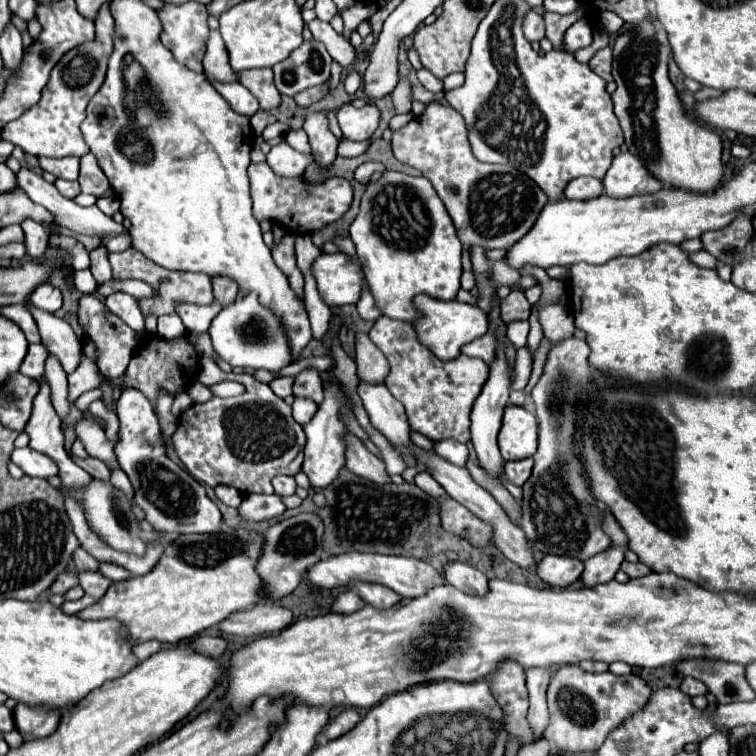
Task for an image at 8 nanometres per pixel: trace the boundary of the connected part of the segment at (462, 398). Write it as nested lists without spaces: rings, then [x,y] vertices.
[[[384,315],[374,321],[370,339],[388,359],[390,373],[386,375],[384,383],[390,393],[404,405],[412,429],[432,441],[456,439],[460,443],[468,443],[472,403],[488,379],[488,365],[476,357],[466,355],[440,361],[416,339],[416,331],[406,321],[396,321]]]

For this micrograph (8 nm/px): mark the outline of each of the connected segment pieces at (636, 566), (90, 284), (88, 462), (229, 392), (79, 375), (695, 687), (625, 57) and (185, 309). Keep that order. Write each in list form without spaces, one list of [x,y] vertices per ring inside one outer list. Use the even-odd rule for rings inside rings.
[[[624,561],[622,563],[622,571],[624,573],[628,573],[632,579],[636,579],[636,577],[644,577],[644,575],[648,575],[650,573],[650,569],[644,565],[644,563],[628,563],[628,561]]]
[[[84,269],[84,271],[76,271],[74,273],[74,287],[80,291],[80,293],[94,293],[96,291],[96,279],[92,277],[90,269]]]
[[[70,453],[70,457],[76,461],[76,465],[80,465],[84,471],[88,471],[92,477],[100,477],[100,479],[110,479],[110,469],[108,469],[108,465],[106,463],[102,463],[100,459],[94,459],[94,457],[84,457],[84,459],[80,459],[80,457],[74,457],[72,453]]]
[[[223,381],[210,387],[212,394],[221,398],[240,395],[244,391],[244,386],[234,381]]]
[[[82,353],[82,361],[78,365],[78,369],[74,373],[70,373],[67,376],[68,385],[70,385],[70,395],[68,399],[74,403],[84,391],[90,391],[90,389],[96,389],[98,385],[102,385],[102,373],[96,369],[96,363],[92,359],[88,359],[84,353]]]
[[[684,677],[682,683],[680,683],[680,691],[690,695],[690,697],[696,697],[696,695],[706,695],[706,685],[698,679],[692,679],[692,677]]]
[[[650,17],[638,21],[630,31],[624,31],[618,35],[614,43],[614,65],[612,65],[612,77],[616,81],[616,91],[612,93],[612,103],[614,103],[614,113],[620,121],[620,127],[626,137],[628,151],[642,159],[644,167],[664,181],[666,185],[680,187],[686,191],[696,191],[696,193],[710,193],[718,187],[718,181],[724,177],[722,169],[722,139],[716,131],[712,131],[708,125],[698,123],[694,119],[688,119],[682,107],[682,101],[678,97],[676,87],[668,79],[668,59],[670,59],[670,47],[660,45],[656,41],[656,25],[652,23]]]
[[[214,301],[212,305],[176,305],[176,315],[182,319],[184,327],[196,333],[206,333],[210,327],[210,321],[214,319],[214,315],[222,309],[222,305],[218,305],[218,301]]]

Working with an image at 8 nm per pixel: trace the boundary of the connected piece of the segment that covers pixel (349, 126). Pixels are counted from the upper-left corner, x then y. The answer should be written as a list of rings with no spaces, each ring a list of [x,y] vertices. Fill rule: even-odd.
[[[346,103],[338,109],[336,115],[344,137],[350,141],[370,139],[380,123],[380,109],[374,103],[368,103],[364,107],[354,107],[352,103]]]

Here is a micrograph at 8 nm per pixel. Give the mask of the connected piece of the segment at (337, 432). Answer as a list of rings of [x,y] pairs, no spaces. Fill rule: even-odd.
[[[334,379],[334,385],[330,385],[328,389],[324,389],[324,403],[318,407],[316,415],[312,417],[312,421],[304,427],[304,433],[308,437],[308,443],[304,447],[304,465],[302,471],[310,477],[312,487],[324,489],[326,485],[330,485],[330,481],[336,479],[338,471],[344,467],[344,443],[342,443],[342,435],[346,433],[344,423],[338,417],[338,409],[340,409],[340,399],[348,405],[348,399],[344,395],[344,391],[340,389],[340,385]]]

